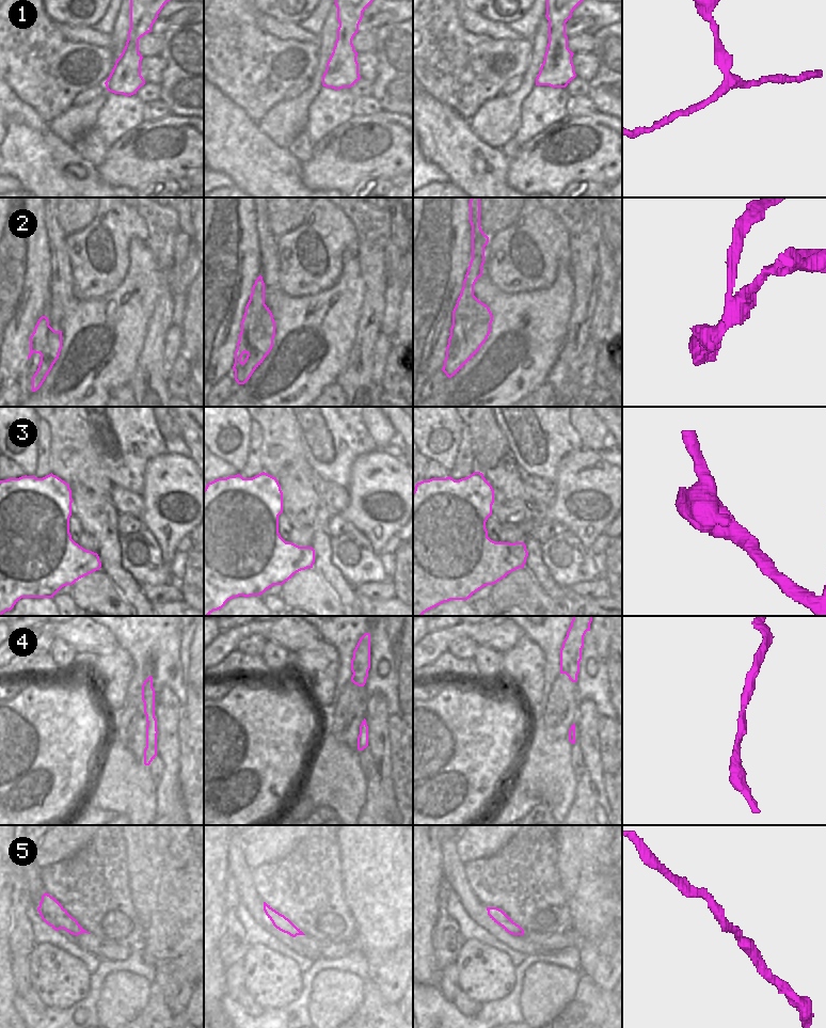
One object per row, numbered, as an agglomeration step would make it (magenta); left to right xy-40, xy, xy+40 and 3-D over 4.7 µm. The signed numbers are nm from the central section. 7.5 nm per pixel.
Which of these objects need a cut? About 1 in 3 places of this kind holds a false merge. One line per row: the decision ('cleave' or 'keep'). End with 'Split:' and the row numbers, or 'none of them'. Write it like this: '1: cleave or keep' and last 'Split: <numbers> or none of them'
1: keep
2: cleave
3: keep
4: keep
5: keep
Split: 2

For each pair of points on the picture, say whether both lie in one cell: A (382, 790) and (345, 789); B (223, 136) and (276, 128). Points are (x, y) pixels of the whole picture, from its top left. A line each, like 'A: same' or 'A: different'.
A: different
B: different

